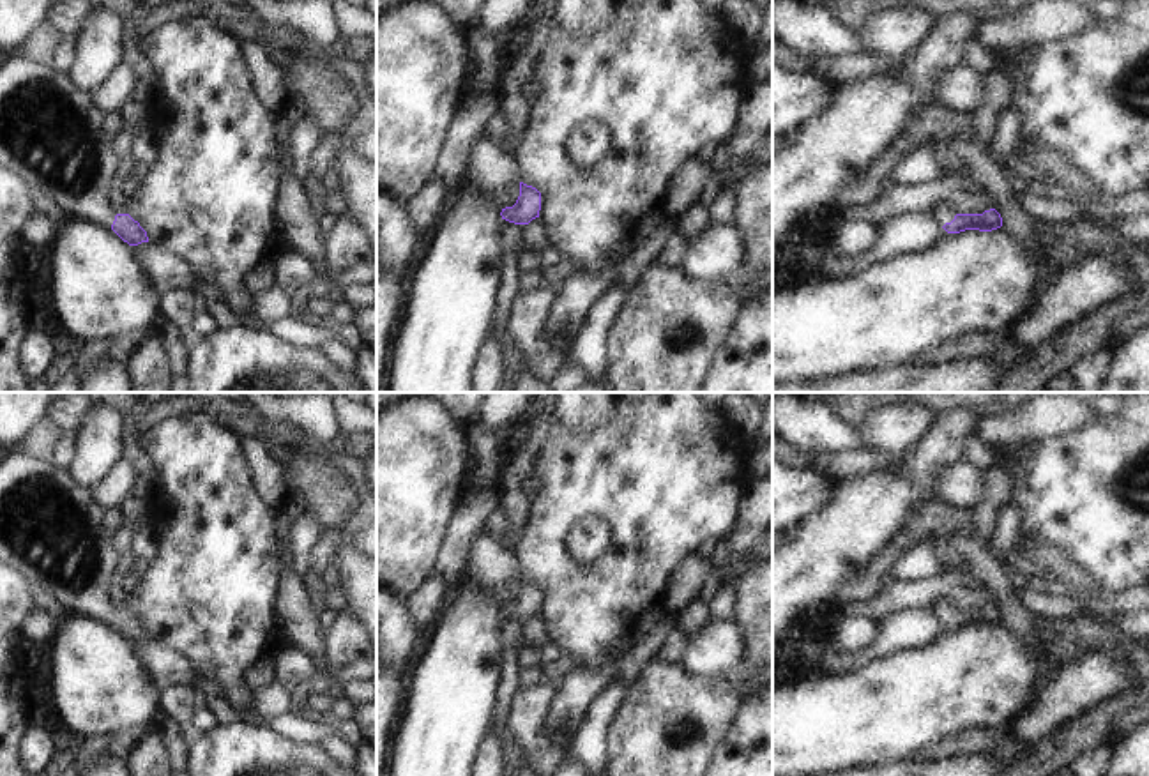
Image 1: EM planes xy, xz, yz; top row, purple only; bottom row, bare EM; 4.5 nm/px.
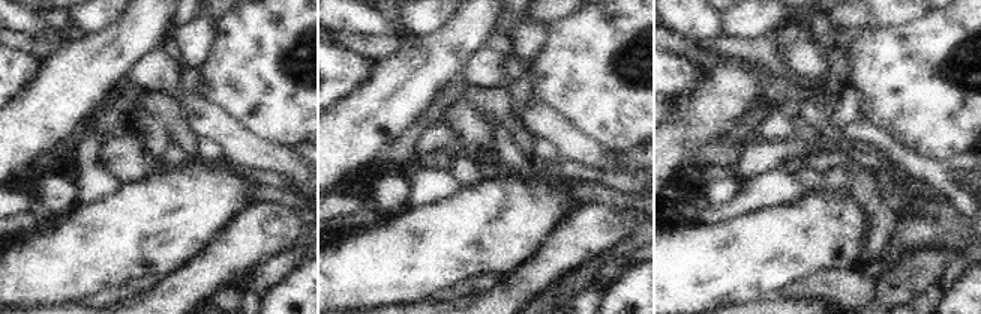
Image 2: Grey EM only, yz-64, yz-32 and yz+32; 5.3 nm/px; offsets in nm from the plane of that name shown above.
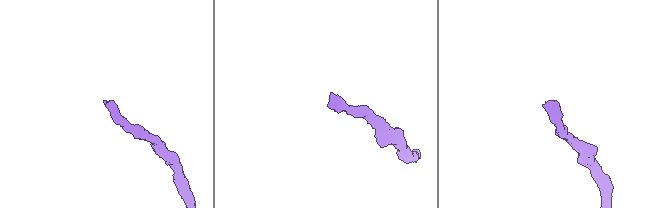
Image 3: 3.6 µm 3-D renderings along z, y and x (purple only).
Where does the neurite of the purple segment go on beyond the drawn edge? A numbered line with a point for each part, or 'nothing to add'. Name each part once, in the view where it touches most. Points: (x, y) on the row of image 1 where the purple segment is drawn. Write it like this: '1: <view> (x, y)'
1: yz (943, 213)

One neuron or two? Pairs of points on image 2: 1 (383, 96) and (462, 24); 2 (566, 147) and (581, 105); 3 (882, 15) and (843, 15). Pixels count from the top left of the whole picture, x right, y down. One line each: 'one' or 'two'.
1: one
2: two
3: one

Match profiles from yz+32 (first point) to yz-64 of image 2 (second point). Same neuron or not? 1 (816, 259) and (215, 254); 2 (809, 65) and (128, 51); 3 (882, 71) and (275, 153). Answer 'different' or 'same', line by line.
1: different
2: different
3: different

